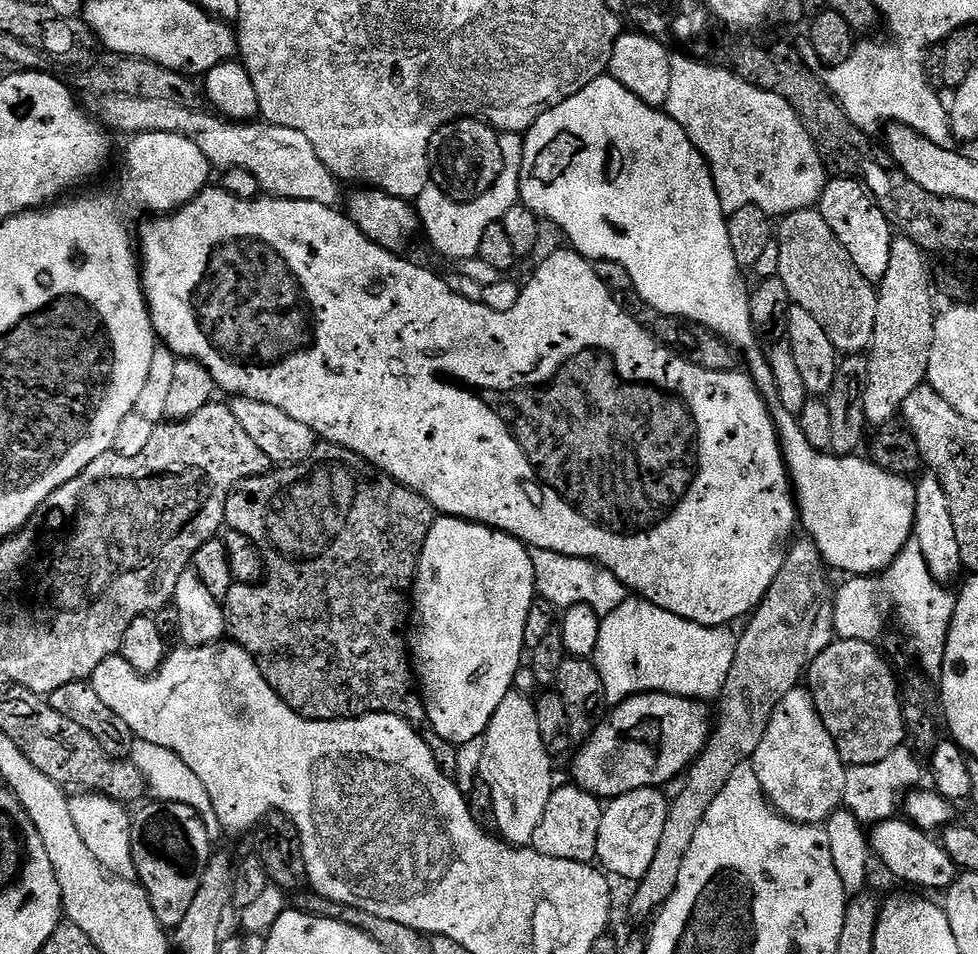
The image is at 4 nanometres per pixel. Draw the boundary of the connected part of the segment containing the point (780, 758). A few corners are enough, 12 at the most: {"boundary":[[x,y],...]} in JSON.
{"boundary":[[807,687],[750,763],[769,803],[823,825],[847,767]]}

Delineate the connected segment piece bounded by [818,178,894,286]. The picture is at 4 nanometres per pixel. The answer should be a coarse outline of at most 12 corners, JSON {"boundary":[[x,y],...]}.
{"boundary":[[855,178],[829,179],[818,210],[858,274],[879,285],[894,229]]}

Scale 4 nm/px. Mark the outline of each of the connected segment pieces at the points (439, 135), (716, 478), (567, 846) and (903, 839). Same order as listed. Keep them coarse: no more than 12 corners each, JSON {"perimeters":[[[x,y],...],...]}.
{"perimeters":[[[479,118],[446,124],[428,159],[454,200],[498,182],[500,132]],[[339,207],[138,232],[163,347],[707,628],[798,509],[747,371],[571,247],[510,310]],[[557,787],[530,847],[546,858],[596,860],[601,801]],[[911,821],[871,827],[873,855],[898,880],[945,891],[958,875]]]}

